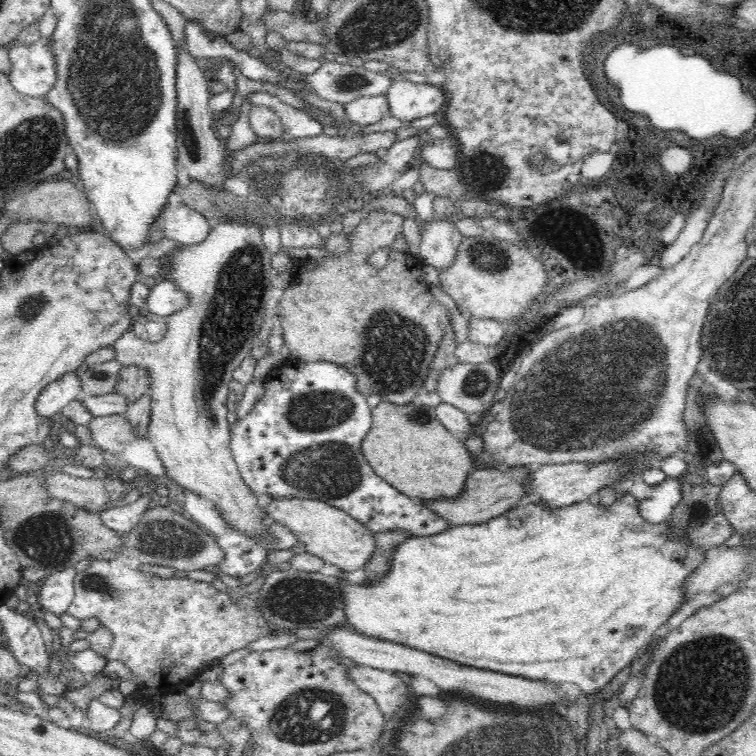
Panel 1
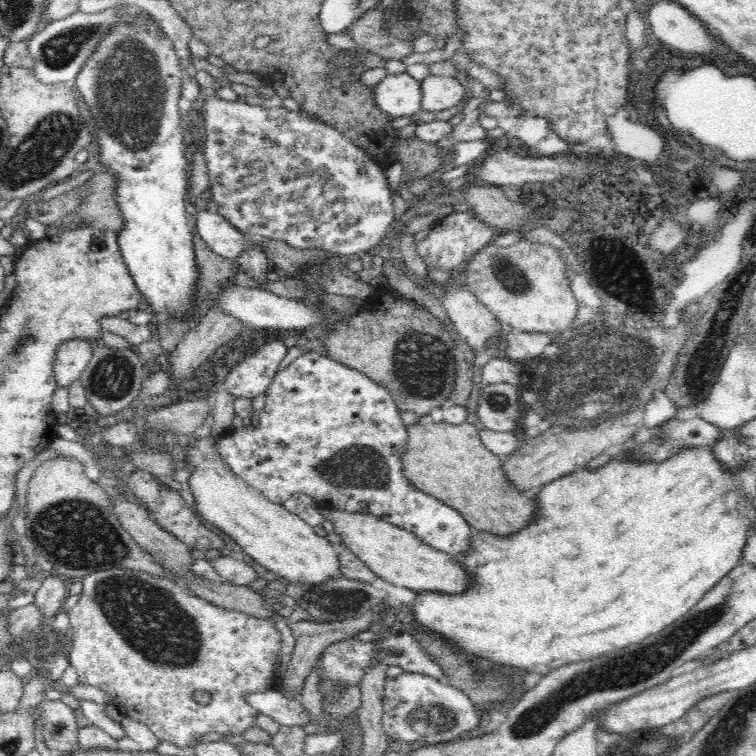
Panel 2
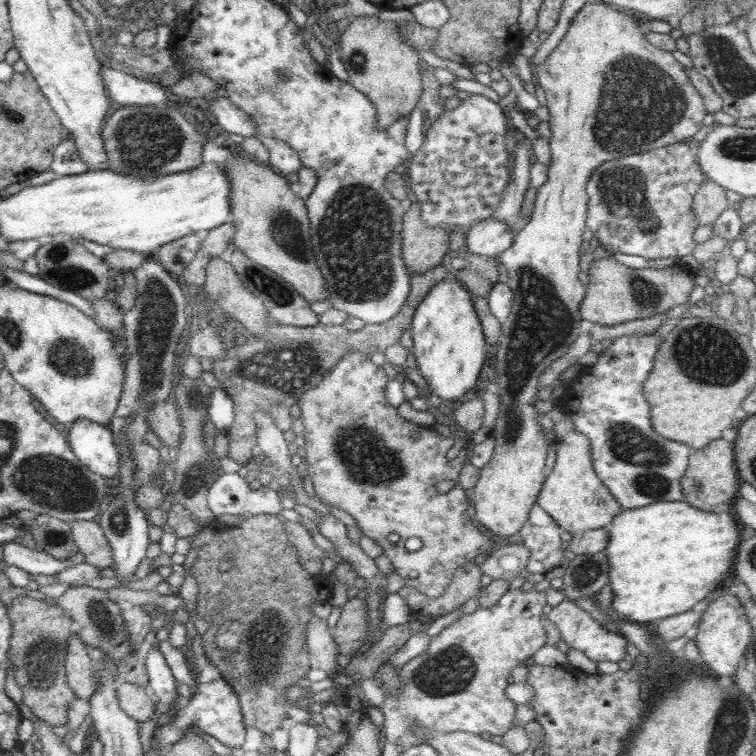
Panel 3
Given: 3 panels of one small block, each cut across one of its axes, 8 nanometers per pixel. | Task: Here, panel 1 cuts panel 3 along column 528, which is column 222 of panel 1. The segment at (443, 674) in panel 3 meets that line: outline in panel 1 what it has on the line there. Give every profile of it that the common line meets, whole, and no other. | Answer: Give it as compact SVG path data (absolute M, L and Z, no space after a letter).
M117 556L112 560L94 559L87 569L75 576L75 599L67 614L80 621L94 616L102 627L112 631L112 646L106 652L107 661L120 660L137 676L136 690L128 699L154 704L162 695L182 693L188 681L206 672L212 660L218 660L234 650L245 648L261 636L268 636L276 628L263 617L260 609L233 603L225 591L218 591L210 583L188 577L166 578L132 569Z

